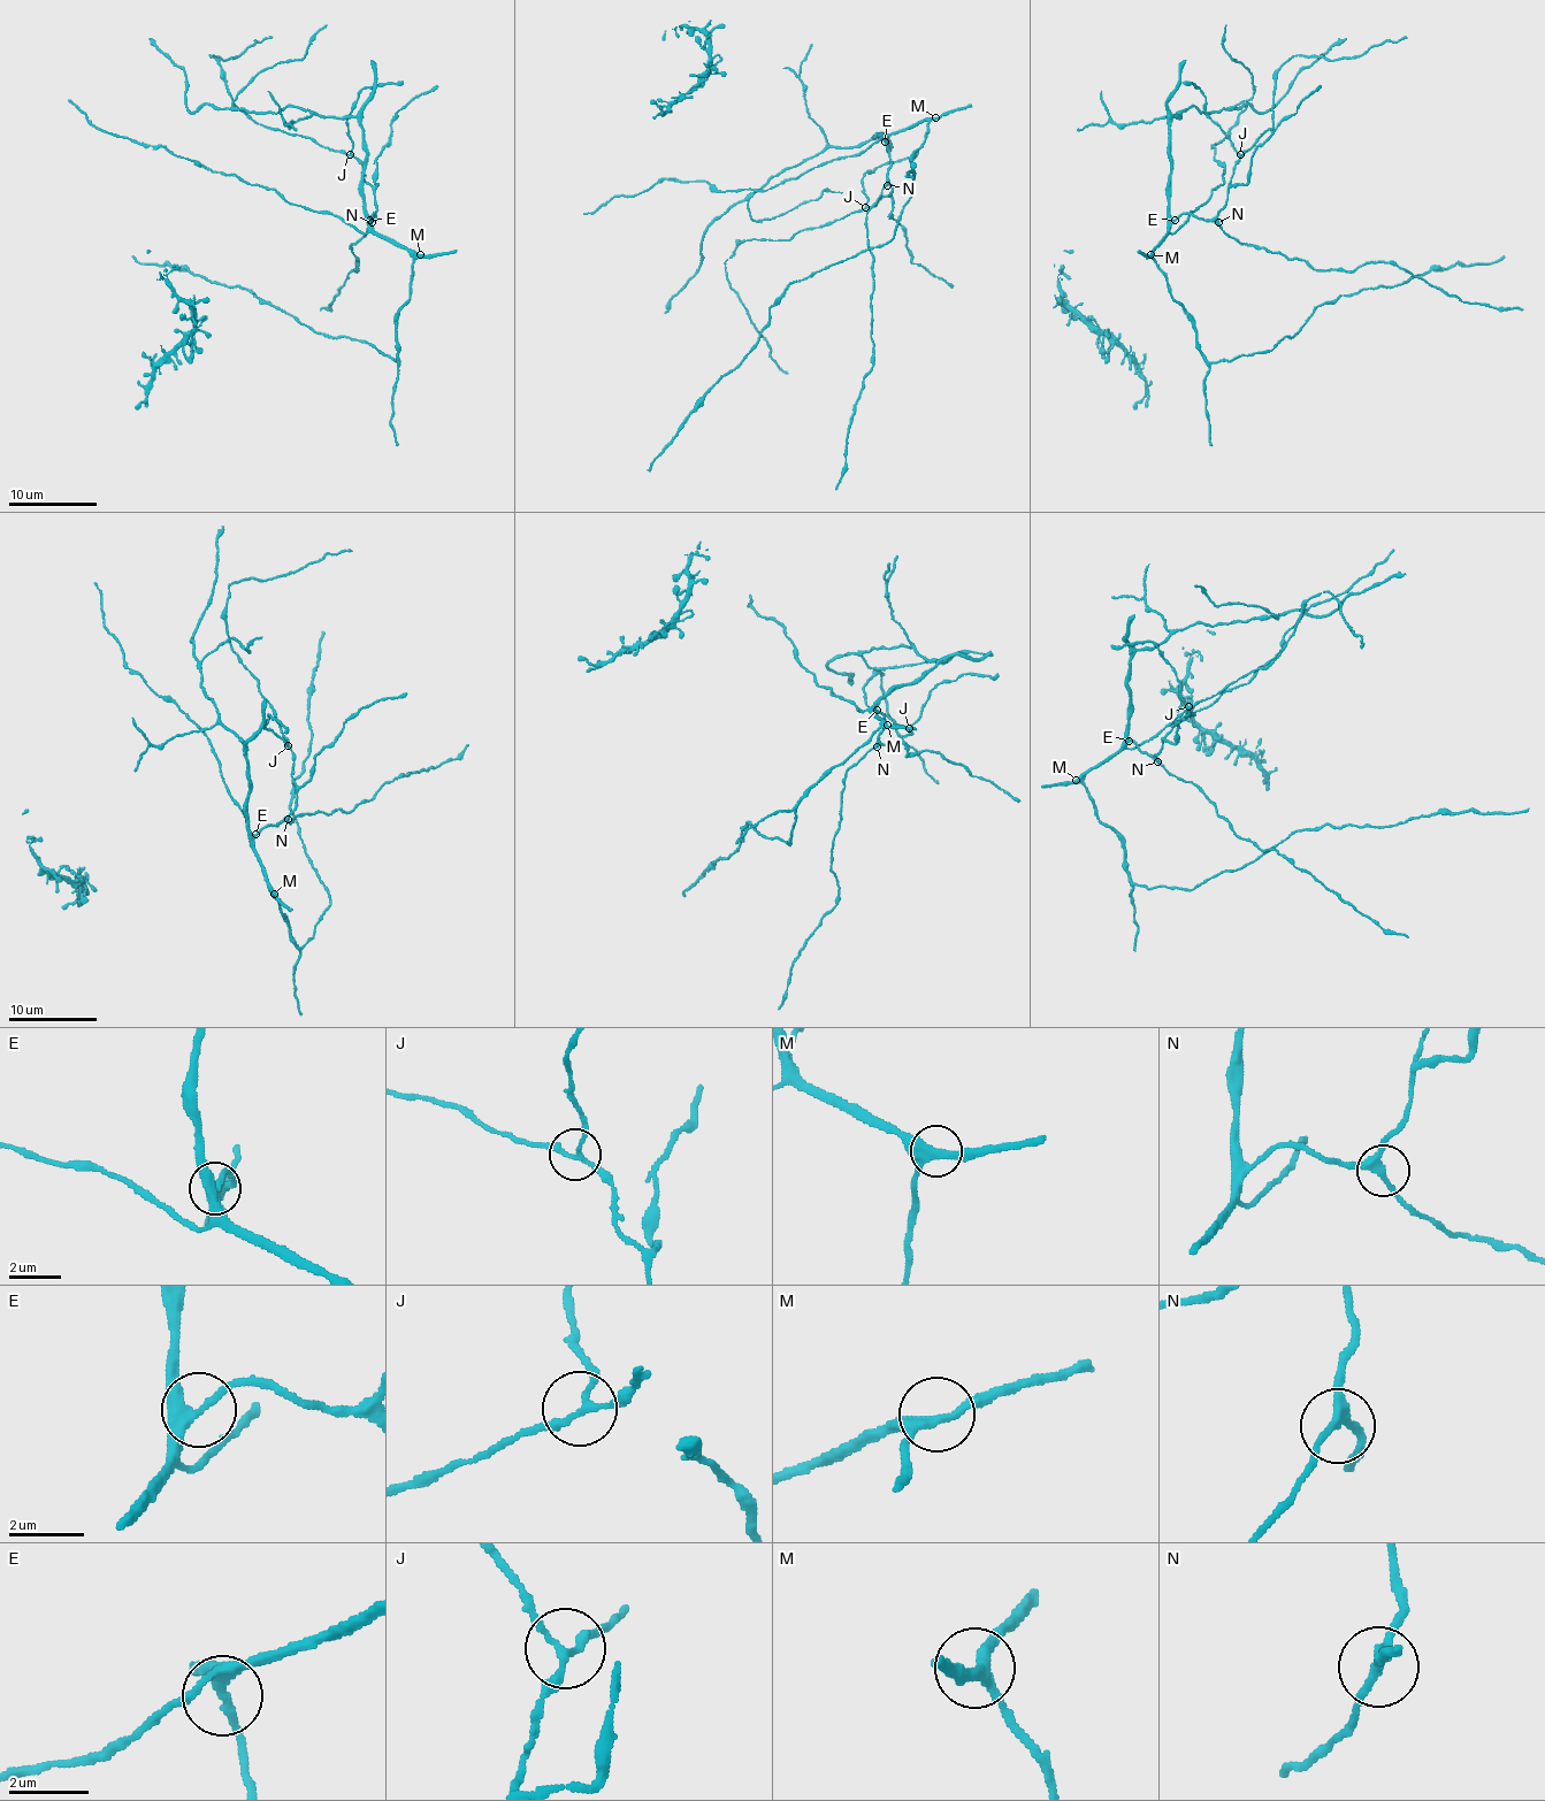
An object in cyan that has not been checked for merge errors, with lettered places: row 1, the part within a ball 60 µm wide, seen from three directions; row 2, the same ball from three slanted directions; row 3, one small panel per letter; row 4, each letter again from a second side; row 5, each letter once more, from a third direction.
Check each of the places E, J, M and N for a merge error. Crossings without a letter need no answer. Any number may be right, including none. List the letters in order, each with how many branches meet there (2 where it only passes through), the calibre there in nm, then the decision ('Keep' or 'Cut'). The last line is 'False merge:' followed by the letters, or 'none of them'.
E: Branches: 3. Thickness 280 nm. Keep
J: Branches: 3. Thickness 170 nm. Keep
M: Branches: 3. Thickness 300 nm. Keep
N: Branches: 3. Thickness 240 nm. Keep
False merge: none of them

